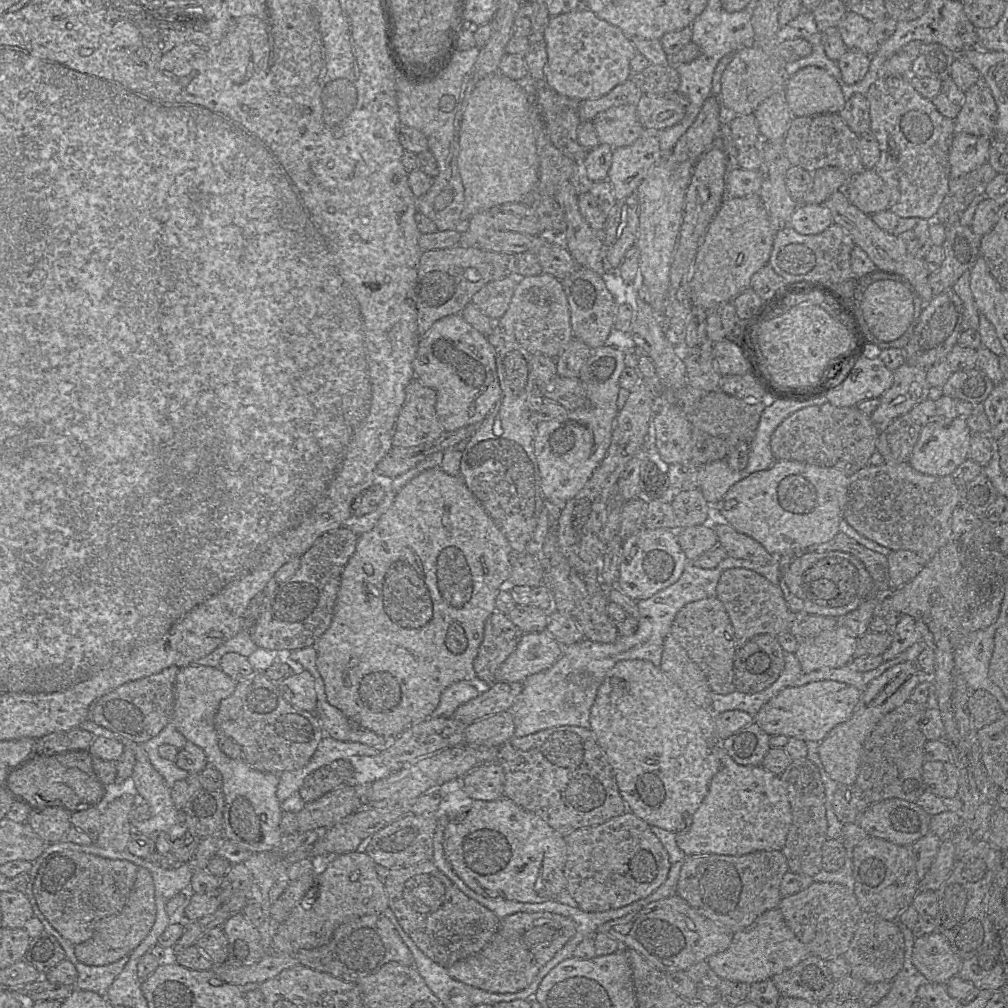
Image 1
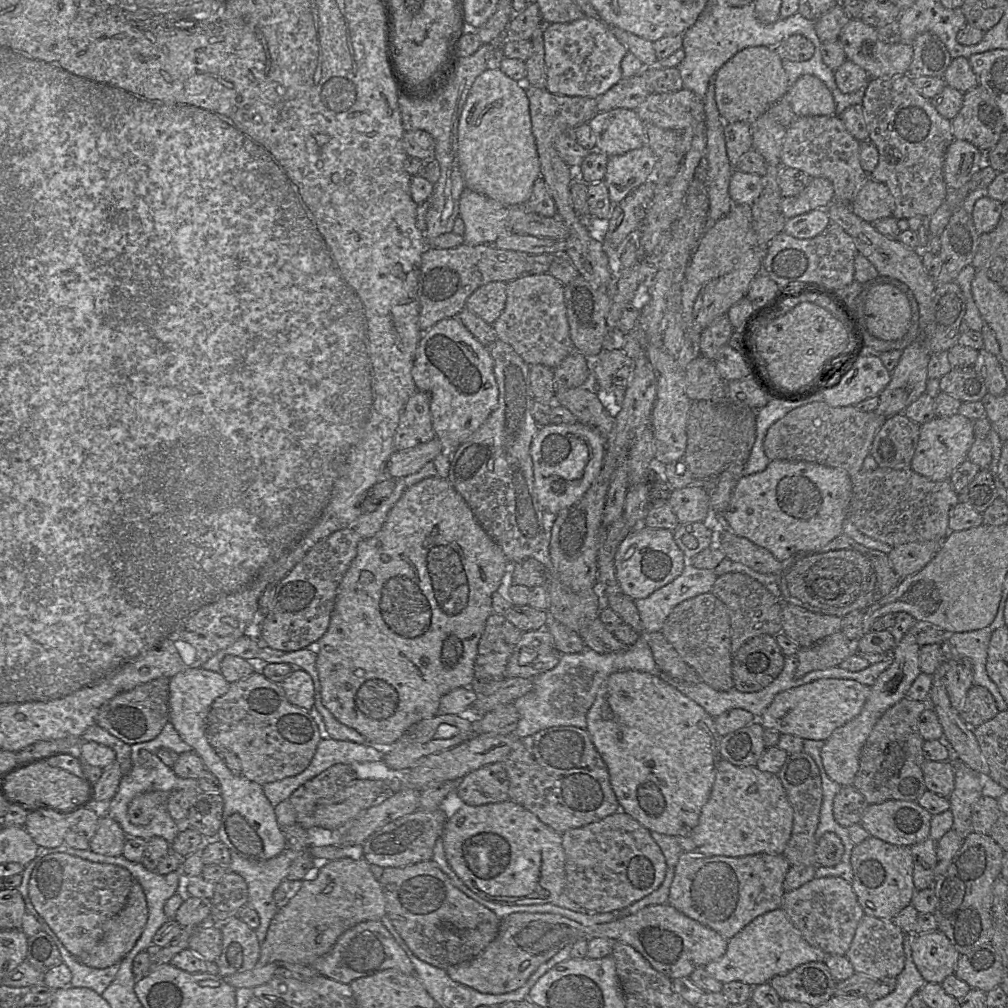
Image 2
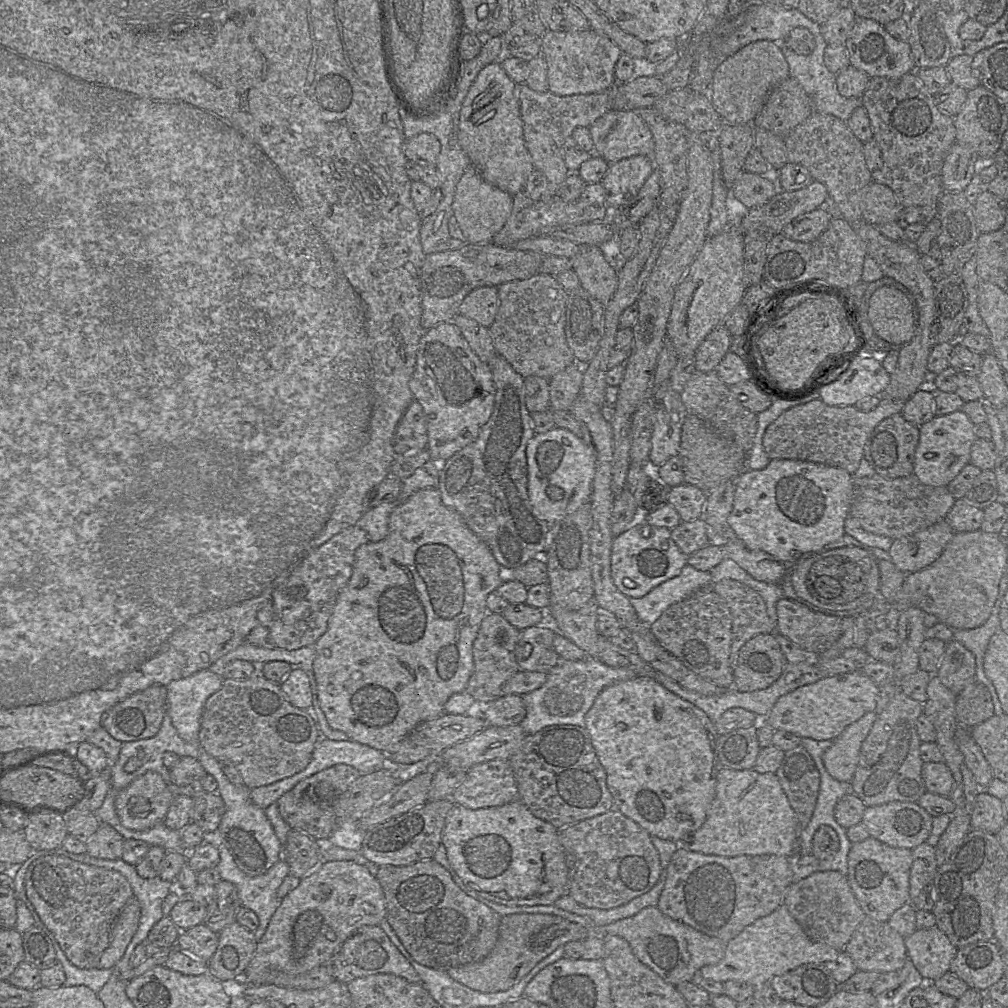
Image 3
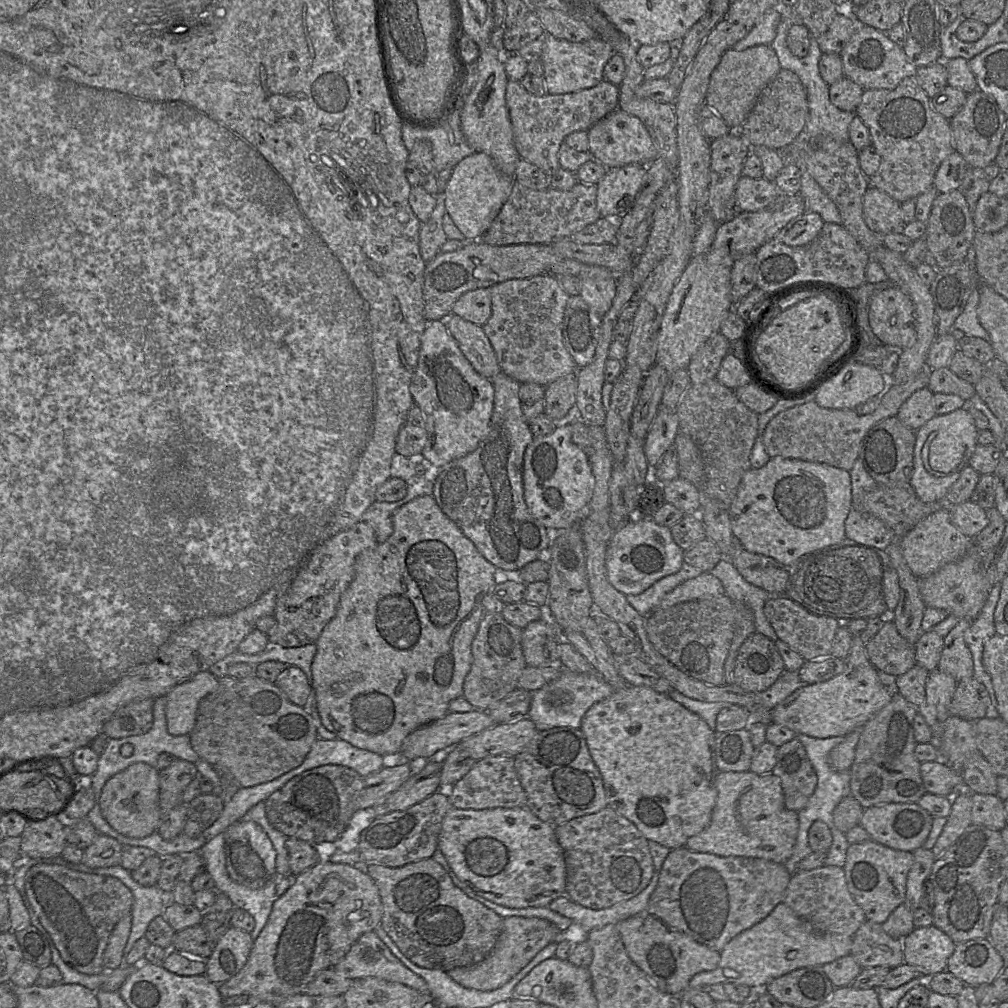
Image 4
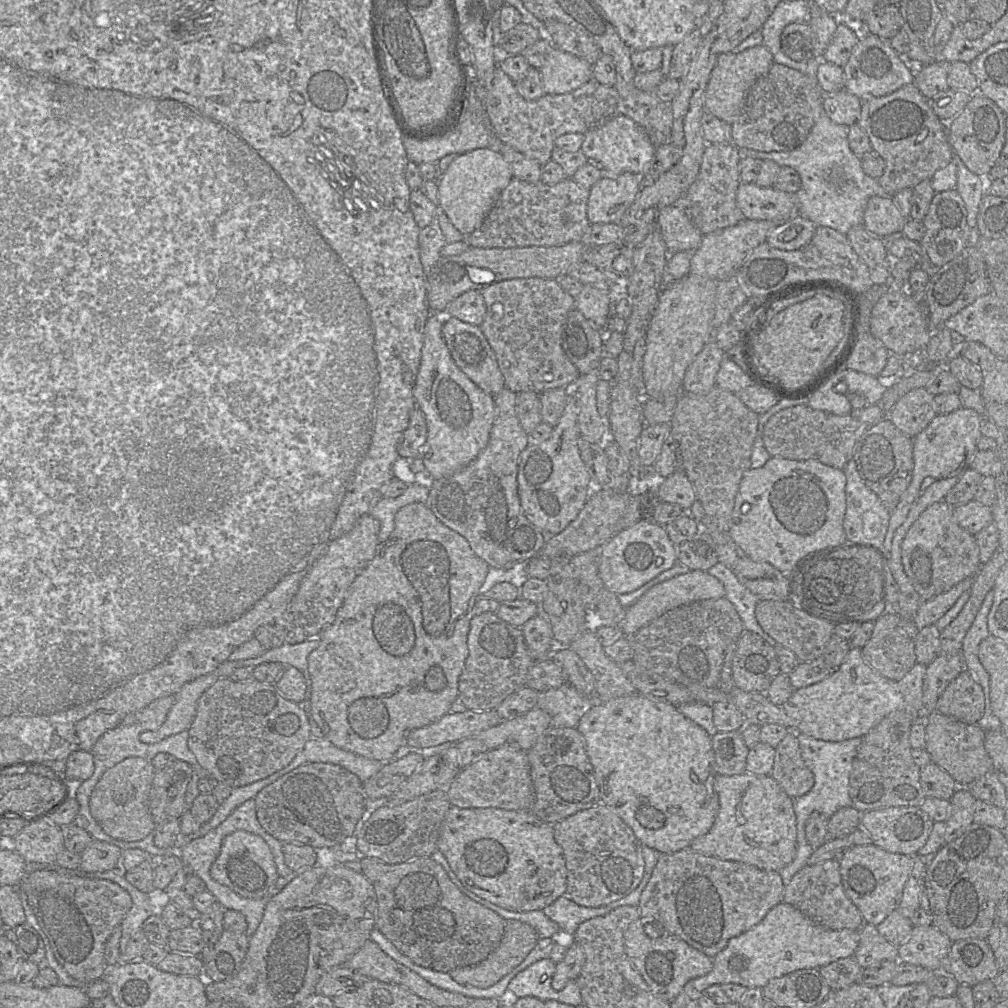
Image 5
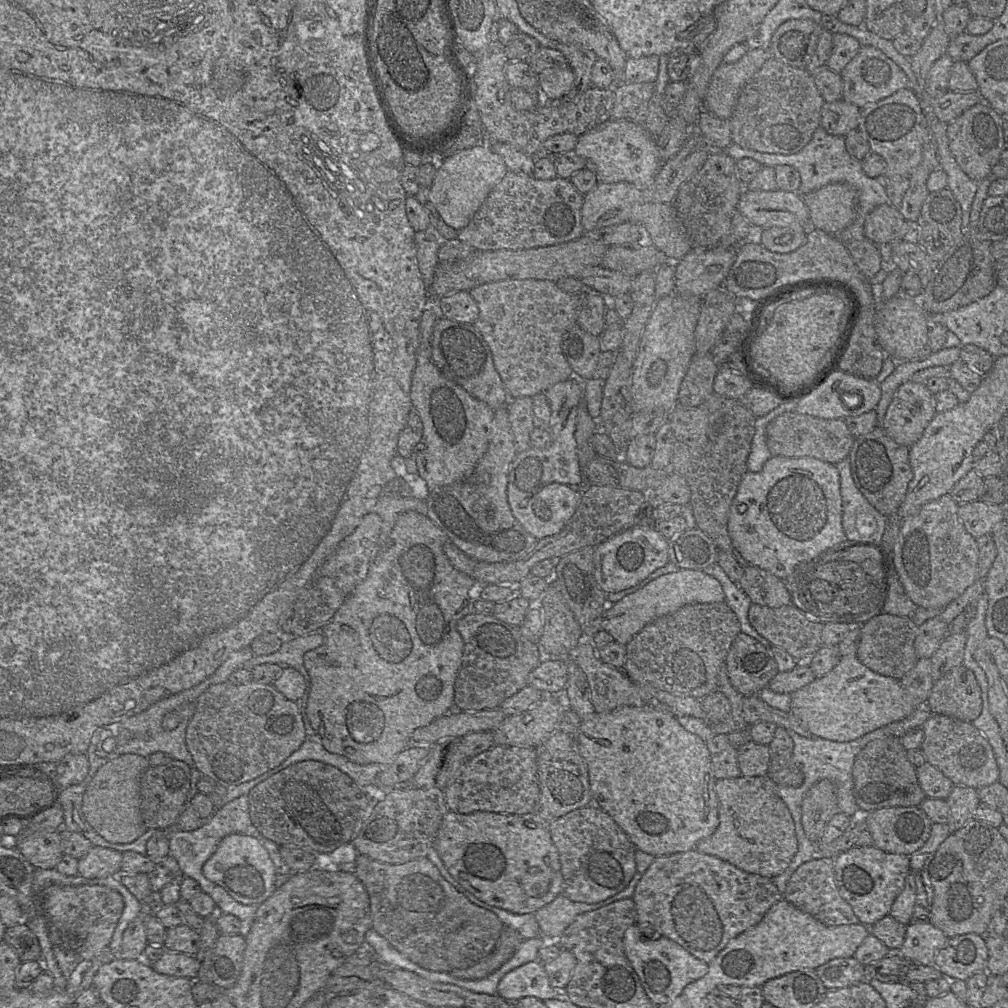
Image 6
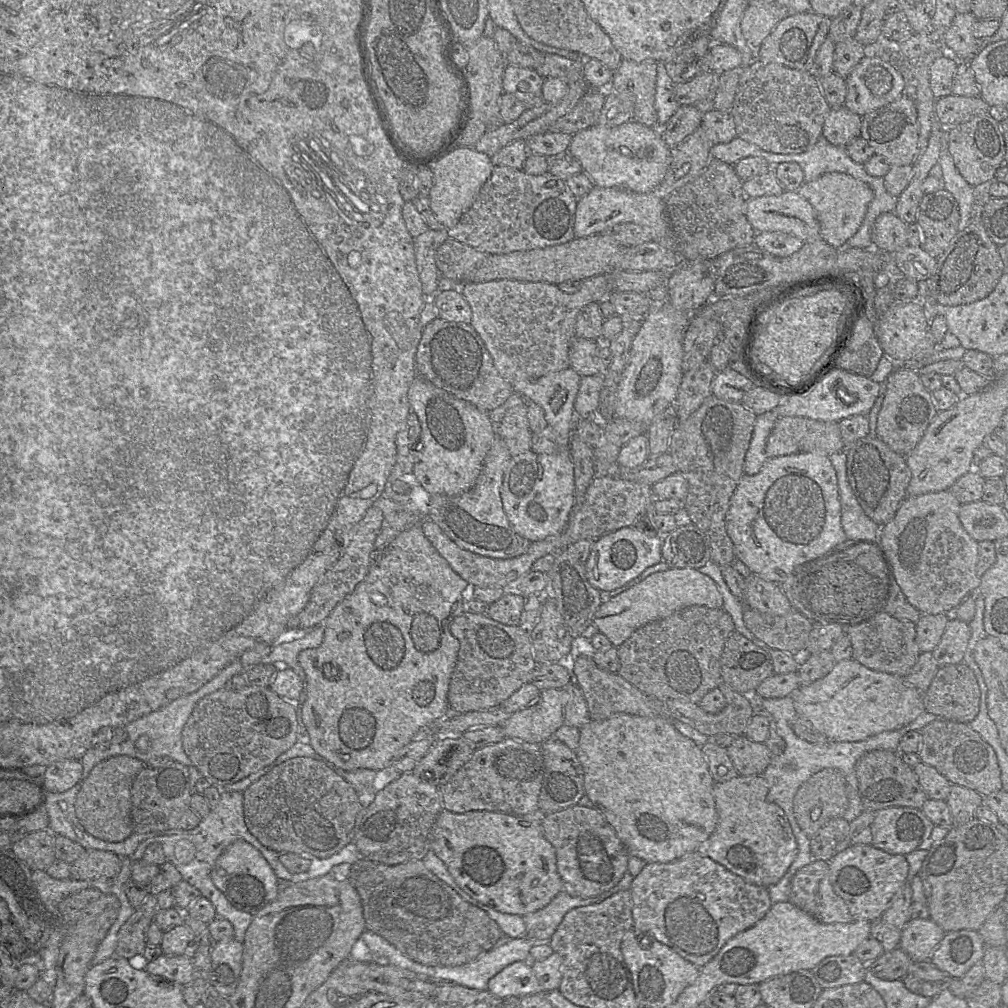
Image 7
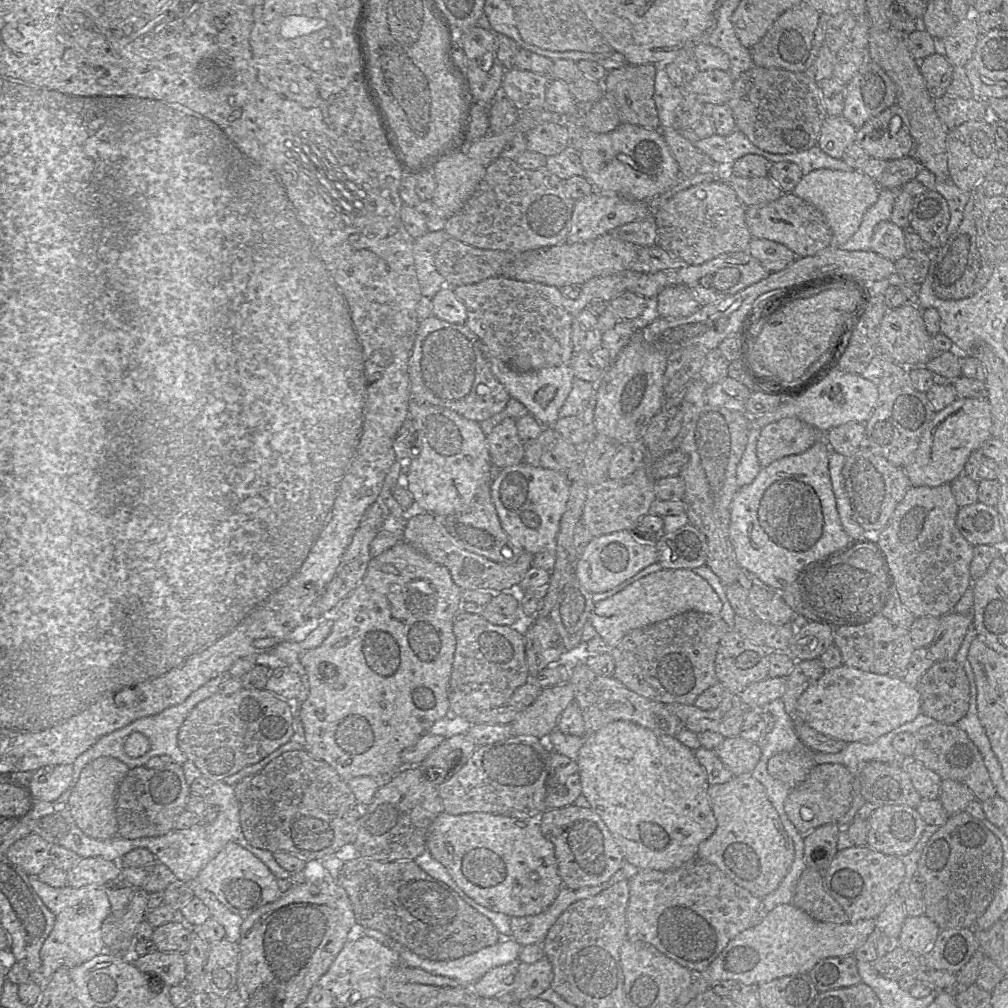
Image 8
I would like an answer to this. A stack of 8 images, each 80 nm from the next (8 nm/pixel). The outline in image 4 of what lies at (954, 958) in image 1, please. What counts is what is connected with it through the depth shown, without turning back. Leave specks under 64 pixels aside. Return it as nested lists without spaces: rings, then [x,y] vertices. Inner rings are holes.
[[[933,924],[916,927],[902,939],[904,963],[914,966],[928,979],[946,971],[949,957],[956,944]]]

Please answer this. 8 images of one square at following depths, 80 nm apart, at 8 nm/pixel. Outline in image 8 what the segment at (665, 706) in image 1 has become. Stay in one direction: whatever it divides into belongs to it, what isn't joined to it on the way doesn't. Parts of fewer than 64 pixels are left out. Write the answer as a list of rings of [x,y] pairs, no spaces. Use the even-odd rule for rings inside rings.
[[[614,718],[597,728],[586,728],[579,734],[577,748],[572,761],[578,778],[577,794],[585,808],[599,814],[599,822],[603,831],[618,850],[621,857],[638,869],[668,869],[685,859],[696,856],[698,843],[706,839],[716,827],[716,820],[710,808],[709,783],[706,773],[697,762],[694,751],[681,744],[671,732],[644,726],[623,718]]]

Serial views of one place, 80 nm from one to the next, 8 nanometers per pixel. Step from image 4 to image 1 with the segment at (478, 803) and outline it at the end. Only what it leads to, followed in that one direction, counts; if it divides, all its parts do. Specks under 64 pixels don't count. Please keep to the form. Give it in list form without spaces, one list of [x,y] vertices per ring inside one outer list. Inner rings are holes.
[[[498,762],[473,769],[463,781],[465,793],[473,800],[493,801],[504,796],[504,769]]]

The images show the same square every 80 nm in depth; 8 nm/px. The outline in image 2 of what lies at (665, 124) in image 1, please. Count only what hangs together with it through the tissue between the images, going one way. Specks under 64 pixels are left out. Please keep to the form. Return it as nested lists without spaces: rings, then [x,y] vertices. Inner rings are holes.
[[[687,89],[650,94],[636,112],[644,124],[666,130],[693,130],[705,121],[703,99]]]

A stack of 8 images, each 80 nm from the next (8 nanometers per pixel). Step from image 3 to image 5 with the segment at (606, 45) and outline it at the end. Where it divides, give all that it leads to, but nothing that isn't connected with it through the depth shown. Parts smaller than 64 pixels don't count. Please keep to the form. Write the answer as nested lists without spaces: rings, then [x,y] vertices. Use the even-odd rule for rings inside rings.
[[[555,48],[541,69],[545,94],[567,94],[593,79],[594,66],[568,52]]]

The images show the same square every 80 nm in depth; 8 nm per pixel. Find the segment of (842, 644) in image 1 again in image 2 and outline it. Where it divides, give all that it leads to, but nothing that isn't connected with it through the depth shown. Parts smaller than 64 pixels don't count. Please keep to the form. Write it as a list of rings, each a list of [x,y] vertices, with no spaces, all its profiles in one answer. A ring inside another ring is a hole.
[[[838,631],[811,647],[799,649],[796,654],[799,663],[797,677],[815,670],[837,667],[854,652],[855,643]]]

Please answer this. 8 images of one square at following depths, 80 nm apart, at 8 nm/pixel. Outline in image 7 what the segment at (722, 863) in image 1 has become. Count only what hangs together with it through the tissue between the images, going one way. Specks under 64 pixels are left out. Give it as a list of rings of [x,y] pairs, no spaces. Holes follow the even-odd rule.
[[[696,851],[668,863],[646,864],[634,877],[629,891],[632,896],[632,930],[636,938],[639,934],[650,934],[698,968],[713,959],[732,937],[758,923],[772,906],[768,888],[745,881]]]

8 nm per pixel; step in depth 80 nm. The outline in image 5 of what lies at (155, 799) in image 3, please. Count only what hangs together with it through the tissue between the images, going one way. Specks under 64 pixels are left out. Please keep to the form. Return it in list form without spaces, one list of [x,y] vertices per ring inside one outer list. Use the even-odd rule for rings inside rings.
[[[128,757],[109,768],[99,779],[89,798],[93,819],[110,837],[126,842],[144,839],[156,824],[149,808],[150,790],[156,769],[143,758]]]

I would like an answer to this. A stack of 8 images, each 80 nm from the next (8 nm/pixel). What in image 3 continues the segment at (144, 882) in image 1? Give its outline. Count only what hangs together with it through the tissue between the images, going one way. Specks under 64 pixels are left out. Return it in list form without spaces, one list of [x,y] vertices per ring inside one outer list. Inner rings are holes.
[[[133,896],[121,910],[111,929],[109,945],[98,962],[99,969],[113,968],[121,960],[138,929],[140,915],[139,901]]]

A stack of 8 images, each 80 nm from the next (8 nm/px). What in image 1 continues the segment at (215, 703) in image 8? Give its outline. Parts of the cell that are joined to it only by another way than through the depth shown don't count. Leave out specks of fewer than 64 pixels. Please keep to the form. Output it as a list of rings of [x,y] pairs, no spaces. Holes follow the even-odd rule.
[[[264,673],[237,682],[234,692],[220,701],[214,725],[218,736],[229,736],[240,746],[243,760],[252,768],[276,774],[307,764],[325,736],[315,712],[288,703]]]

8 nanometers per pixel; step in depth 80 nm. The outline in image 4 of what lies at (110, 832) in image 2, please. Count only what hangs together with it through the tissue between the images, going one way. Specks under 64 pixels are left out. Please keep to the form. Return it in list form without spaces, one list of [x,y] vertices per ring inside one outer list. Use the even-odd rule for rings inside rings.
[[[97,834],[95,840],[84,849],[82,863],[91,867],[111,867],[121,863],[123,845],[116,839]]]

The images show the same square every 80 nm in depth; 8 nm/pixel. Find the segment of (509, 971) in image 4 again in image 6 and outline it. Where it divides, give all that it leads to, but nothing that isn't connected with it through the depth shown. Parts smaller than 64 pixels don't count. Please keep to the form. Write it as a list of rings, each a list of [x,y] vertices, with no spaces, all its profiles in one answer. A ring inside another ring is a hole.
[[[504,927],[494,949],[486,957],[472,966],[455,969],[448,973],[461,979],[482,979],[507,962],[515,954],[523,940],[525,939],[516,930]]]

